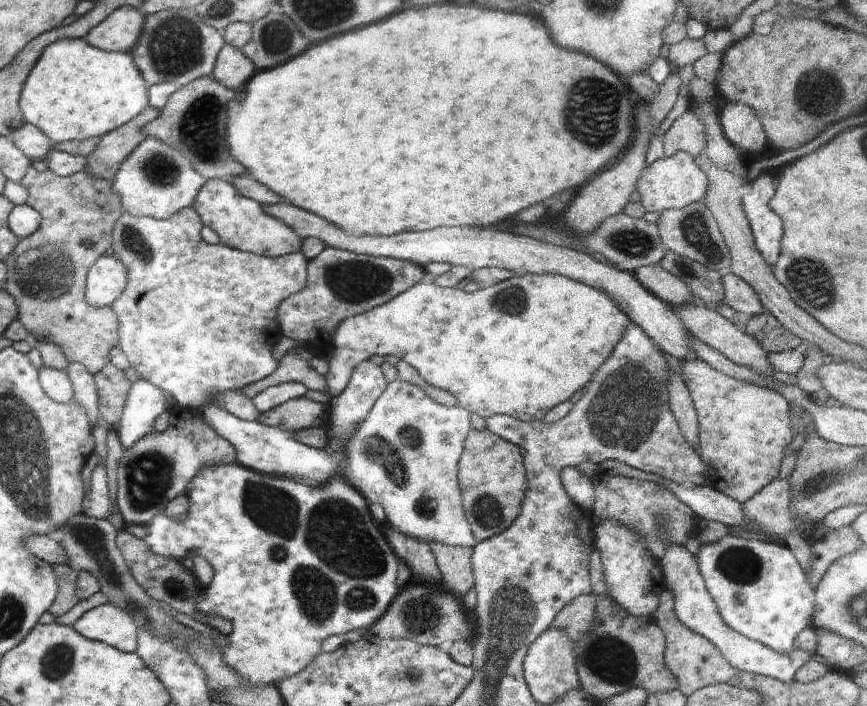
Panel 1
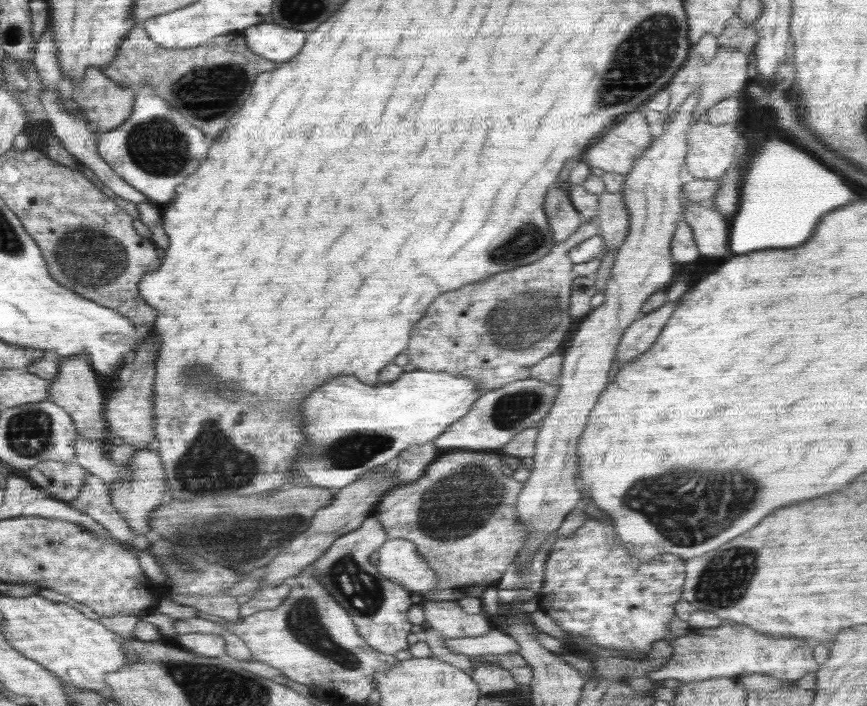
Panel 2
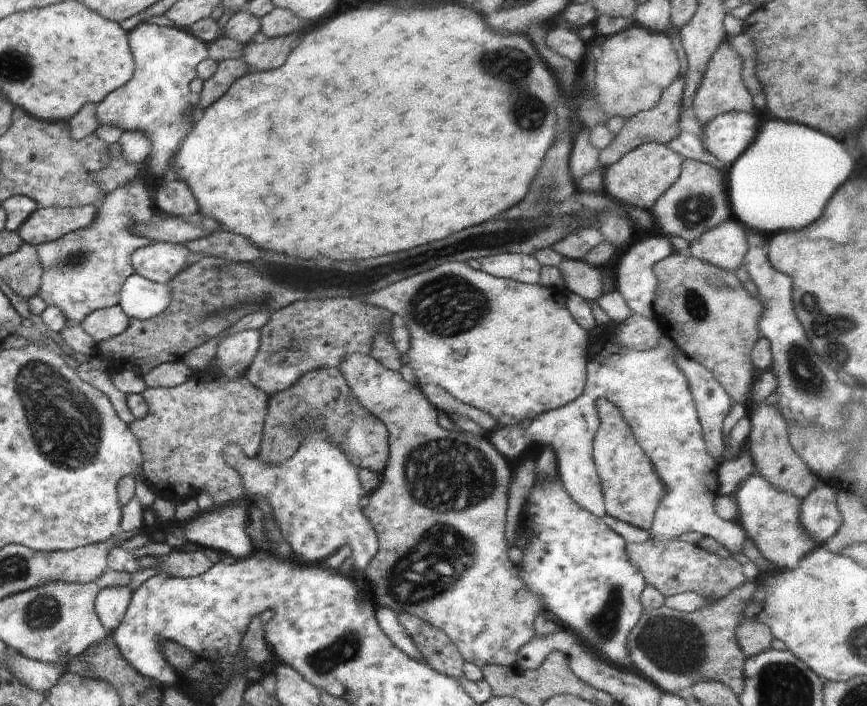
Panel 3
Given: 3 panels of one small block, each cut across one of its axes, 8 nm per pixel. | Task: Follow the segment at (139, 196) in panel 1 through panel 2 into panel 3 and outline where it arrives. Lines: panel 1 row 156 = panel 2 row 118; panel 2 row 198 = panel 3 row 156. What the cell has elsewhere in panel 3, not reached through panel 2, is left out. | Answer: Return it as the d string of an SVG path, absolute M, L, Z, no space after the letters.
M142 22L131 30L131 51L135 53L134 78L124 84L116 91L112 91L106 99L96 105L96 116L99 124L102 123L118 125L124 131L144 131L152 140L151 154L146 160L146 168L151 176L154 176L154 183L158 183L162 178L171 175L170 166L175 158L176 151L182 144L183 138L190 131L194 124L194 114L190 115L189 108L193 102L192 92L189 84L197 77L197 66L199 62L206 60L208 56L208 46L204 41L198 40L192 33L178 27L161 27Z

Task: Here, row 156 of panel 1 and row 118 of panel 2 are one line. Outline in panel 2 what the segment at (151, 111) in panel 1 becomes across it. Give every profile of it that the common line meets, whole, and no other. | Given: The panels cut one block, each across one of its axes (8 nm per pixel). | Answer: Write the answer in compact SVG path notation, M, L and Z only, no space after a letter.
M98 67L87 68L86 74L82 77L82 80L76 84L70 82L73 86L72 98L74 102L83 110L83 114L87 117L90 125L94 127L96 132L106 132L116 128L118 125L124 124L128 118L130 118L133 109L136 90L132 87L123 87L119 85L115 80L108 78L107 75Z

